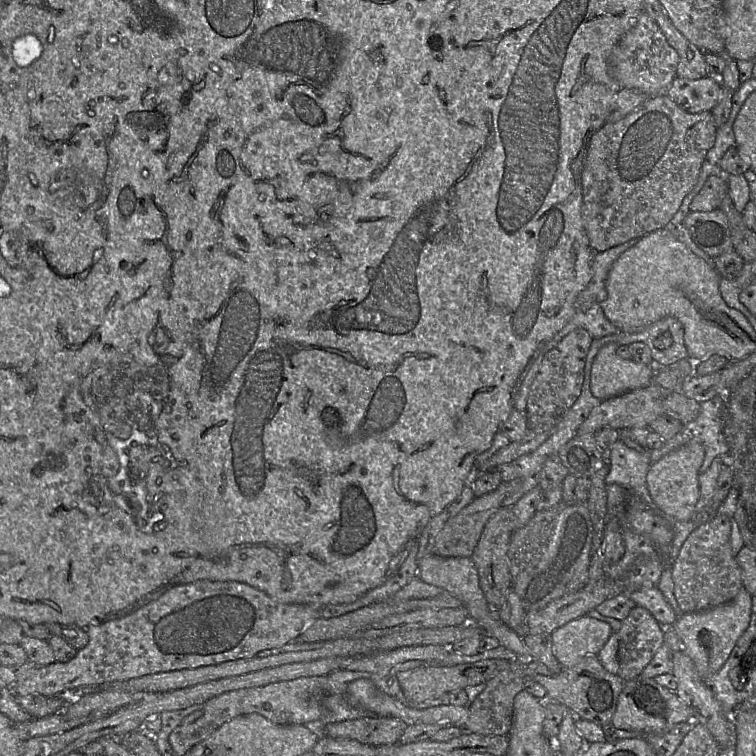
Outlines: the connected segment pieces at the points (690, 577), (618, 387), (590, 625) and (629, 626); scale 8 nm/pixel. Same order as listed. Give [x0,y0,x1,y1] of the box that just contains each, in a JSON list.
[[670,515,743,613],[590,343,654,400],[551,615,610,668],[617,606,664,681]]

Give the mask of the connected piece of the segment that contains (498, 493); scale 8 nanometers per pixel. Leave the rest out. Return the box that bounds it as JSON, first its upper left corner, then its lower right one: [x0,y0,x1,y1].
[432,478,522,557]

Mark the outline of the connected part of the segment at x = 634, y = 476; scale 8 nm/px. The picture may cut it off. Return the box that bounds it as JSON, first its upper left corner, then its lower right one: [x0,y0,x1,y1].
[606,439,651,502]

